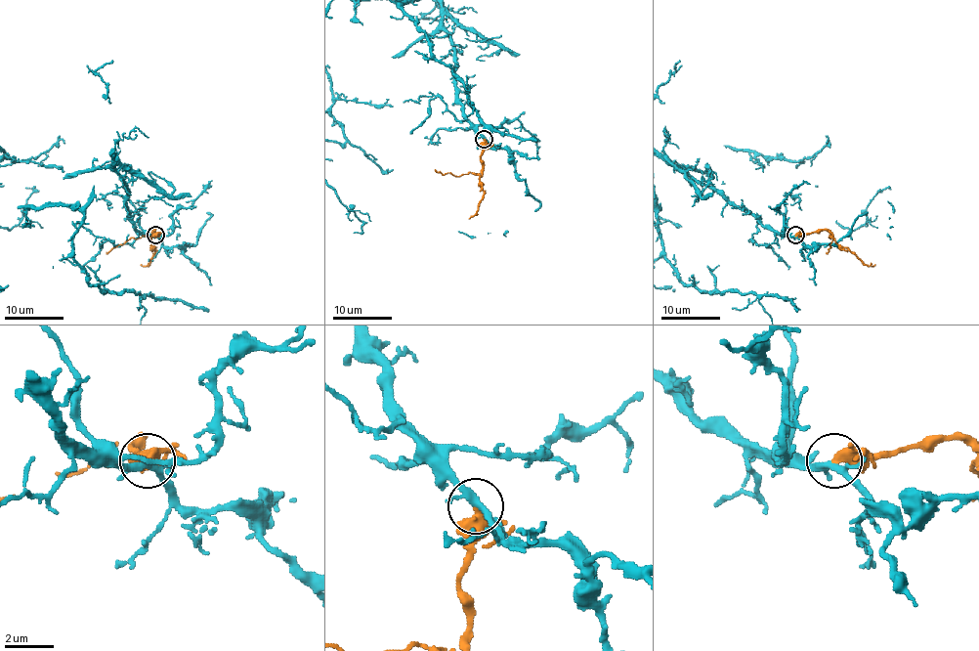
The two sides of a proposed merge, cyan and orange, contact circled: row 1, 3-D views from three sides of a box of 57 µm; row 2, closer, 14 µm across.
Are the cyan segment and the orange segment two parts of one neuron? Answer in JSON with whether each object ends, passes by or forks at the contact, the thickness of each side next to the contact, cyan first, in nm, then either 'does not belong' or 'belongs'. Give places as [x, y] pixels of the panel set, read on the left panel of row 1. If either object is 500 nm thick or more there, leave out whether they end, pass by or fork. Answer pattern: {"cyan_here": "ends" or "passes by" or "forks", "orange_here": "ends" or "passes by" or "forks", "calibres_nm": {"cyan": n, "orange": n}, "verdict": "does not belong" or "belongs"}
{"cyan_here": "forks", "orange_here": "passes by", "calibres_nm": {"cyan": 240, "orange": 360}, "verdict": "belongs"}

